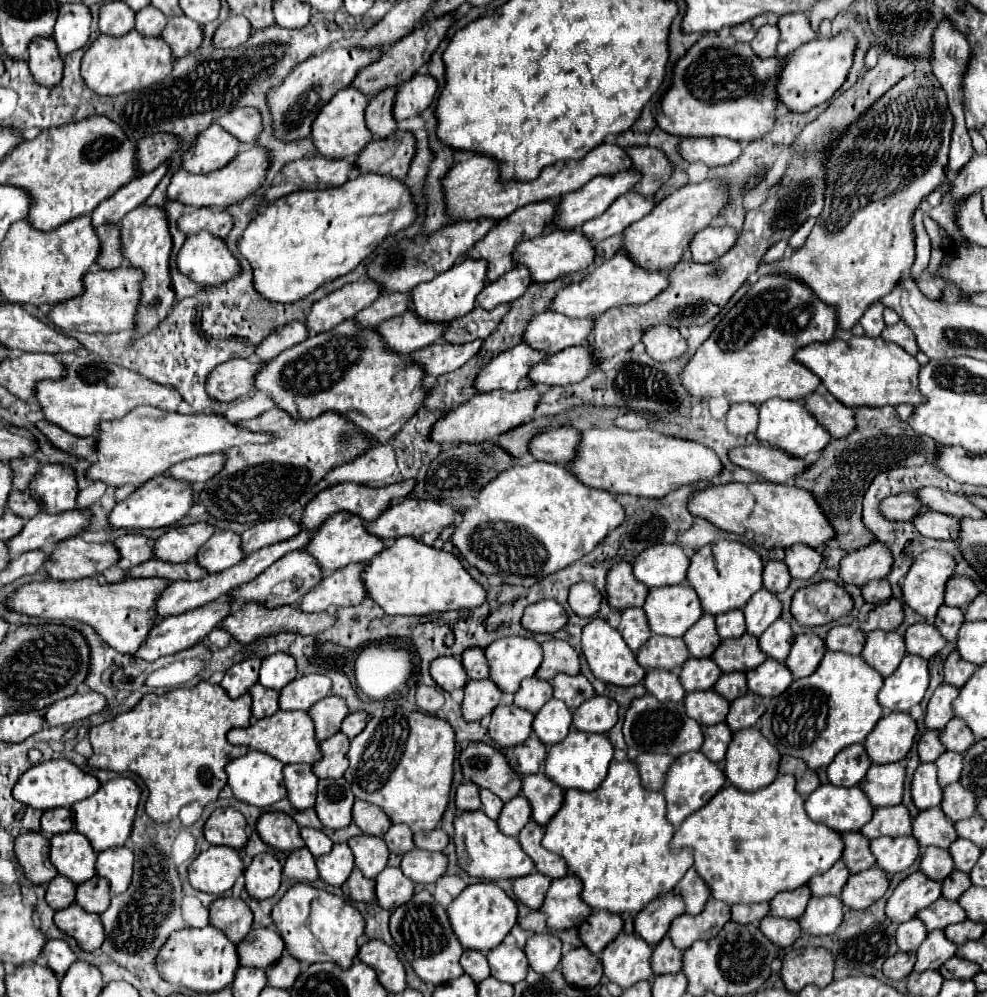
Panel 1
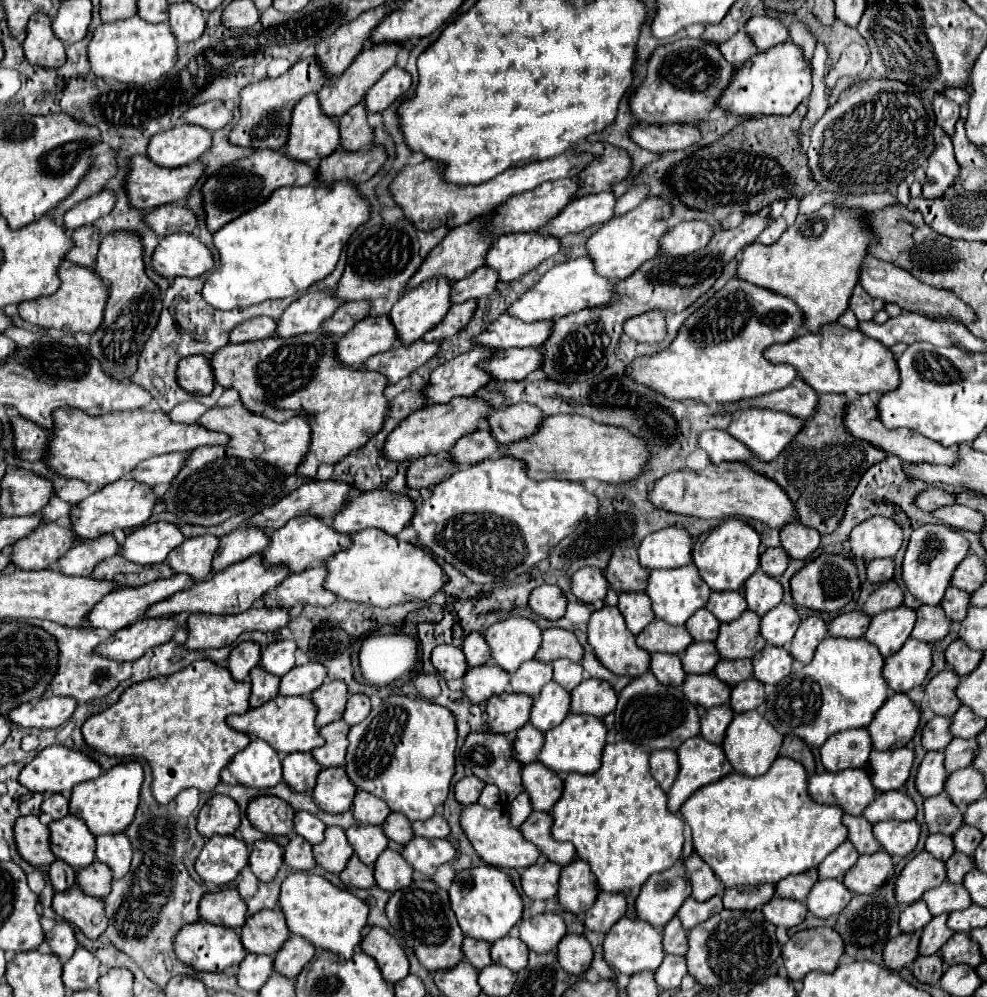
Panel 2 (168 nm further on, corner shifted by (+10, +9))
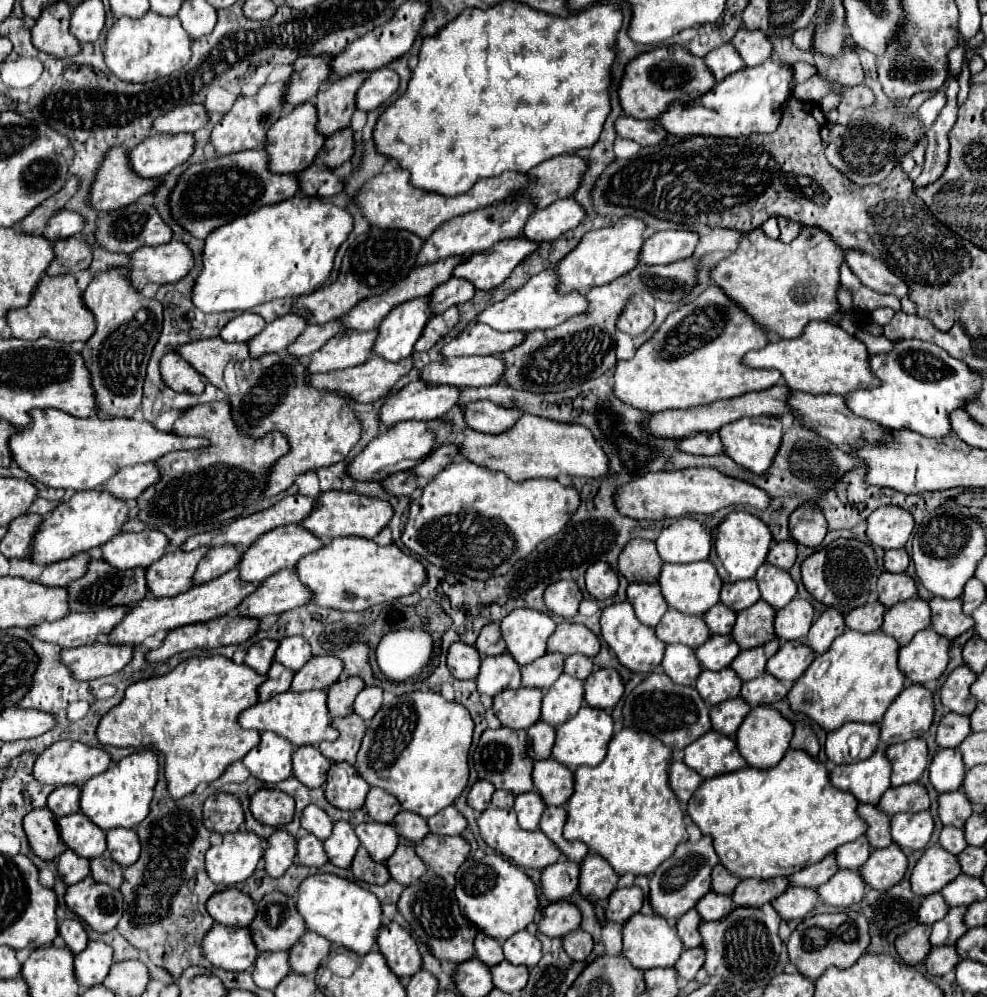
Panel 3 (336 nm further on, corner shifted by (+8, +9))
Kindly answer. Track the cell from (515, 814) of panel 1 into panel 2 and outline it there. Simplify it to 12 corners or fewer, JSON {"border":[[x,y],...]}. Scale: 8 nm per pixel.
{"border":[[528,793],[508,807],[510,825],[520,827],[532,813]]}

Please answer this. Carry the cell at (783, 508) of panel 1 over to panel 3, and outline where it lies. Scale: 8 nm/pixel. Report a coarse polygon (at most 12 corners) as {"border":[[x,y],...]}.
{"border":[[716,469],[646,473],[614,493],[630,519],[766,509],[762,489]]}

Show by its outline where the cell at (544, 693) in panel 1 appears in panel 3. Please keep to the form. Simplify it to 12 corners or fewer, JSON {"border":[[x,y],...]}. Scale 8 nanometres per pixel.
{"border":[[564,655],[522,667],[522,685],[546,691],[564,673]]}

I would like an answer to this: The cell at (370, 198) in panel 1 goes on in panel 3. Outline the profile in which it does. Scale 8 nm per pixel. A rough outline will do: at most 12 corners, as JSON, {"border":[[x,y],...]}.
{"border":[[302,193],[214,229],[192,303],[312,293],[352,231]]}

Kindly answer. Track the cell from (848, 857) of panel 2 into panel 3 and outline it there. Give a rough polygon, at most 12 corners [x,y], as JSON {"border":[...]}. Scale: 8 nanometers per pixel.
{"border":[[866,835],[836,849],[842,869],[860,869],[870,857]]}

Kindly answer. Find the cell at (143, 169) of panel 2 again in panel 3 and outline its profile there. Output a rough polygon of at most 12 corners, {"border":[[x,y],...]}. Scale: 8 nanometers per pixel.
{"border":[[112,147],[94,175],[88,205],[118,209],[160,181],[130,173],[126,151]]}

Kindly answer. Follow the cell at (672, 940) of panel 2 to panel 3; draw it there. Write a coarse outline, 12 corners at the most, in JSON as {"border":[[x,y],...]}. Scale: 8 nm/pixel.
{"border":[[696,909],[684,913],[678,923],[678,935],[686,947],[702,945]]}

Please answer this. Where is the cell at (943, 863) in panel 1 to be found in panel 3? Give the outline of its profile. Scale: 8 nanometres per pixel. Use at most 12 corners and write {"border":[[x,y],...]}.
{"border":[[944,827],[940,845],[952,855],[968,847],[964,831]]}

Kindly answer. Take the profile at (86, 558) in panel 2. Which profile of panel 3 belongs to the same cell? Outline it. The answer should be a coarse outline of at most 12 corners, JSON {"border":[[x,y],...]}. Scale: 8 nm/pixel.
{"border":[[86,553],[42,571],[44,587],[68,587],[86,571]]}

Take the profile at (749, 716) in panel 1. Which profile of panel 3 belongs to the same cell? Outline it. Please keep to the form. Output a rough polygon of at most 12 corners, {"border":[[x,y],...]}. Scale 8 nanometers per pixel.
{"border":[[766,673],[742,685],[750,705],[768,705],[786,697],[788,689]]}

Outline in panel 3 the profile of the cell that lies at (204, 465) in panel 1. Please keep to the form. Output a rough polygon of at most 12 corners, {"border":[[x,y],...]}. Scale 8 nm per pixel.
{"border":[[156,465],[120,469],[102,485],[116,499],[136,499],[158,481]]}

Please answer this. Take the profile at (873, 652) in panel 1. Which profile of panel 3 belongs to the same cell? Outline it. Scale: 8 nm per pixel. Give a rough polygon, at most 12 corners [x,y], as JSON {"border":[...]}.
{"border":[[914,597],[890,607],[882,631],[904,647],[930,627],[928,601]]}

